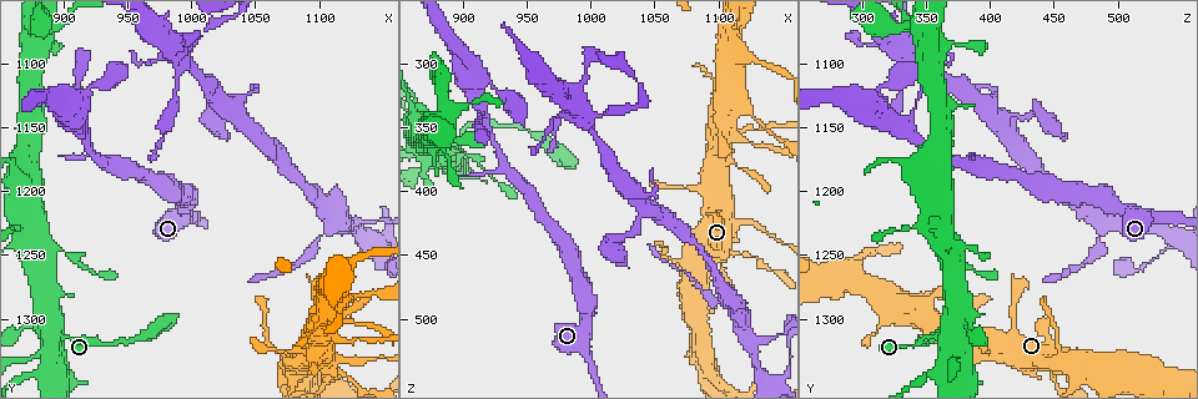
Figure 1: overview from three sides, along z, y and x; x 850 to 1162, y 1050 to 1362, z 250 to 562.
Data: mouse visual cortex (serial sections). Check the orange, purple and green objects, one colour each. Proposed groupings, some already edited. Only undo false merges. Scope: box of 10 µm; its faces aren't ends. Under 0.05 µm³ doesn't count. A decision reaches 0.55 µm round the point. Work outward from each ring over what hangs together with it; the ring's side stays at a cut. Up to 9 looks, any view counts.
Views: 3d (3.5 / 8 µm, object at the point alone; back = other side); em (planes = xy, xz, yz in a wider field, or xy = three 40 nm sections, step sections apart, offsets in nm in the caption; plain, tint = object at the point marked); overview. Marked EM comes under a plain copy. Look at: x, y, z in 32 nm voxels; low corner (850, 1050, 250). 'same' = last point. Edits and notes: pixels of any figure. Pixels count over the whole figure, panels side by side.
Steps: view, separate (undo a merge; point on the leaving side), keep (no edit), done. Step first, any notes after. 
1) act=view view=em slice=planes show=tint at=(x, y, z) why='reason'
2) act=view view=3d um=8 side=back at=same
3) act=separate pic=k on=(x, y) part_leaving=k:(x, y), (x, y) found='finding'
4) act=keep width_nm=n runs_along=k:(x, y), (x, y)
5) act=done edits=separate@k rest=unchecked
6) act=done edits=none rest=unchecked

act=view view=3d um=3.5 at=(936, 1318, 348) why='abrupt turn'

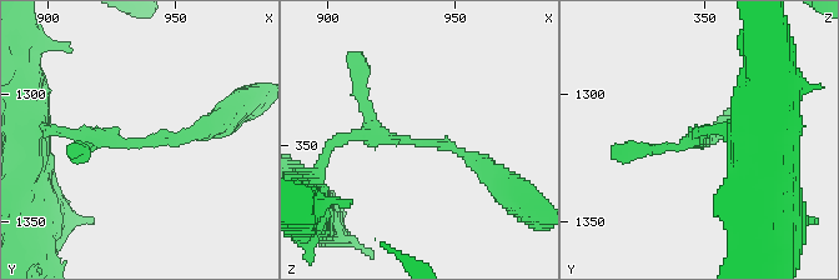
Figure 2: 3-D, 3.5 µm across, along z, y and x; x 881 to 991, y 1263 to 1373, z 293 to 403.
act=view view=em slice=xy step=5 show=tint at=(936, 1320, 349) arm_widths_nm=150,150

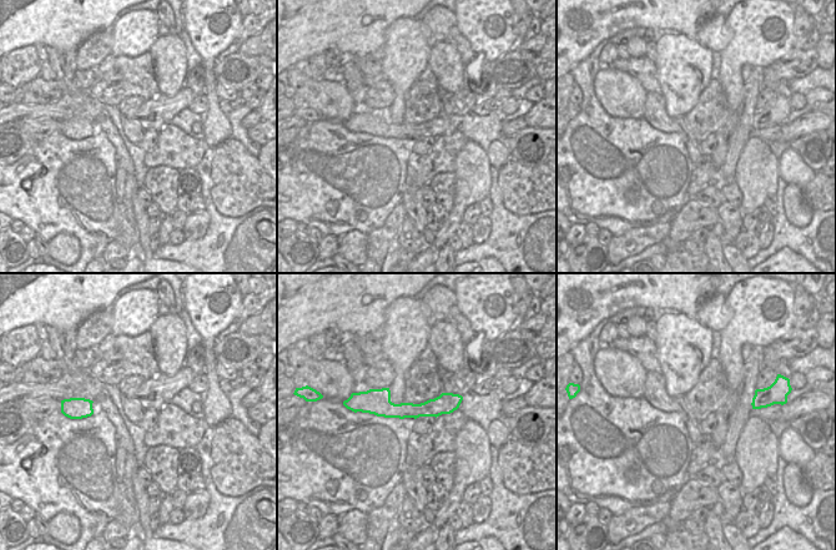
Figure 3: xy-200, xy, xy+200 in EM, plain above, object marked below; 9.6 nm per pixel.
act=keep runs_along=2:(362, 95), (370, 128), (451, 146), (488, 171) found='continuous, no second cell'

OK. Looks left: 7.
act=view view=3d um=3.5 at=(874, 1220, 352) why='looks like a crossing'

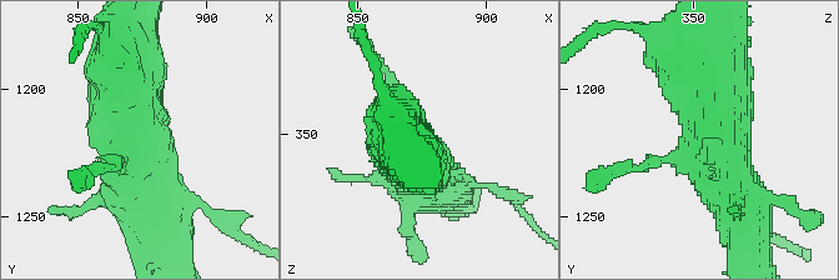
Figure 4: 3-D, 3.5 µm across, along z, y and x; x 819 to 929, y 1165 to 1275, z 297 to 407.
act=view view=em slice=xy step=5 show=tint at=(872, 1221, 353) why='need the tissue'

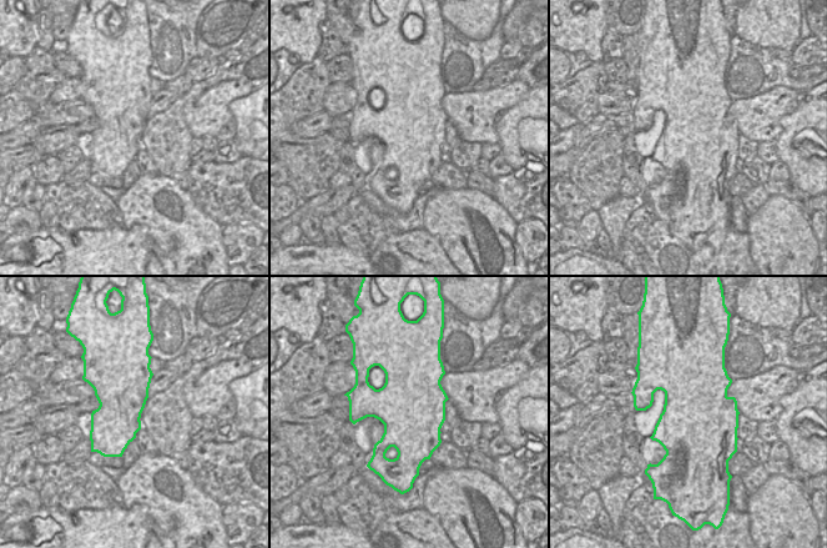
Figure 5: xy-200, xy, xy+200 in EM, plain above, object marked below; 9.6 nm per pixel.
act=keep runs_along=4:(740, 205), (724, 148), (727, 36) found='all the same cell'

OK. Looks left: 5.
act=view view=3d um=3.5 side=back at=(886, 1070, 342) why='looks like a crossing'

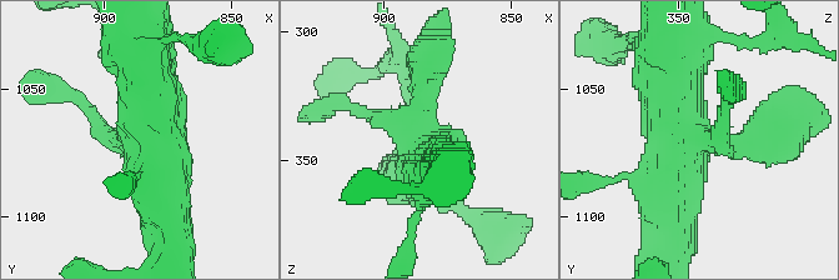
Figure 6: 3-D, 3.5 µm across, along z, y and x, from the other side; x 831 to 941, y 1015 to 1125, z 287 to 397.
act=view view=em slice=planes show=tint at=(888, 1070, 342)

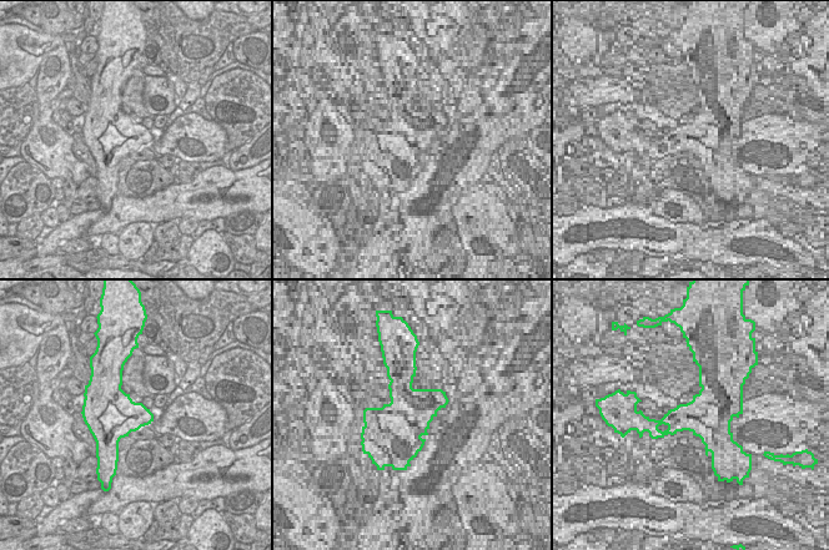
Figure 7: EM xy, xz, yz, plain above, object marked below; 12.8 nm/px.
act=keep runs_along=6:(673, 229), (679, 148), (750, 140) found='continuous, no second cell'

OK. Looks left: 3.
act=view view=3d um=3.5 at=(914, 1130, 312) why='thin neck'

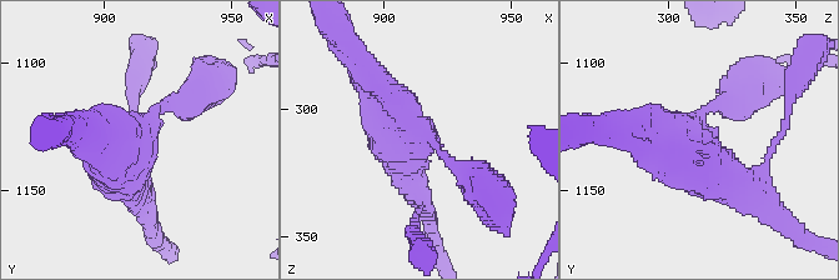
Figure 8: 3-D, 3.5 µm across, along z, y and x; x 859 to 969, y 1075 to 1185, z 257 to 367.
act=view view=em slice=xy step=2 show=tint at=(915, 1128, 312) arms=3 arm_widths_nm=150,350,400 why='shape alone is not enough'

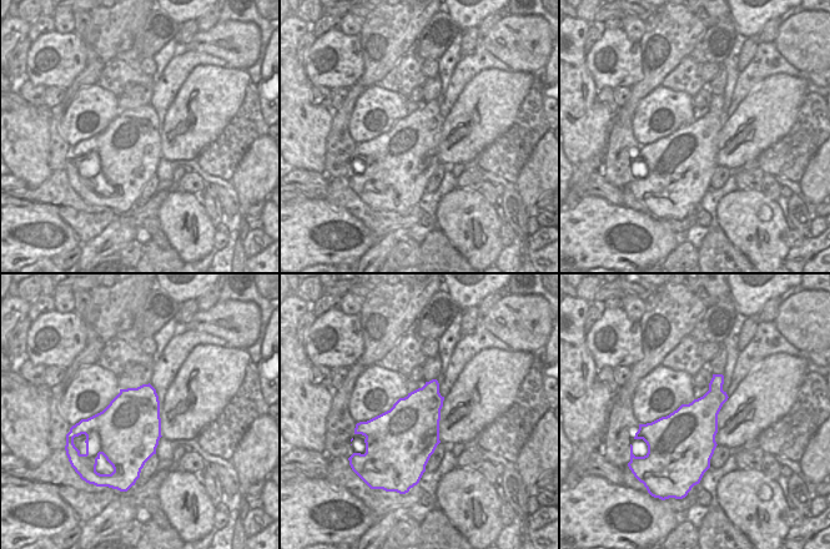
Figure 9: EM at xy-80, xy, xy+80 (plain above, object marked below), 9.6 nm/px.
act=keep runs_along=8:(759, 194), (704, 155), (631, 129) found='continuous, no second cell'

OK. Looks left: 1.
act=done edits=none rest=unchecked

